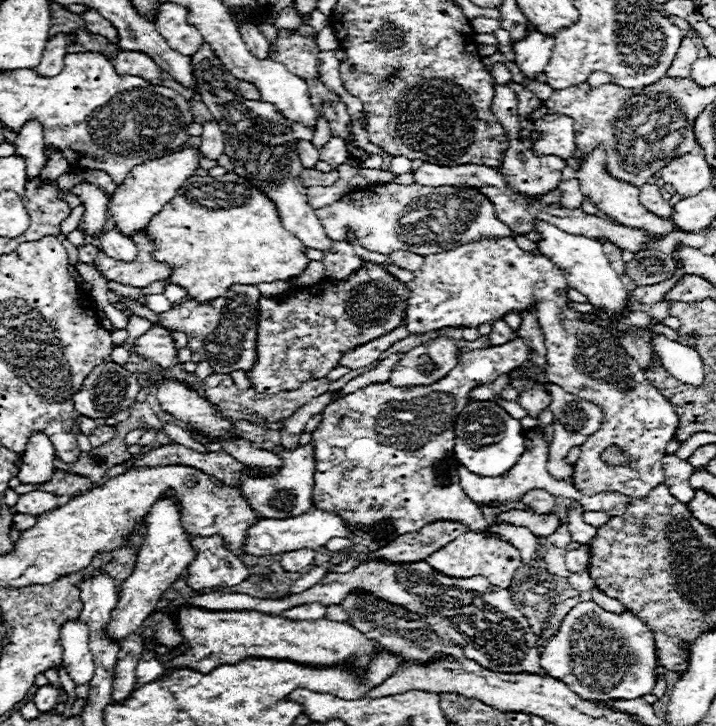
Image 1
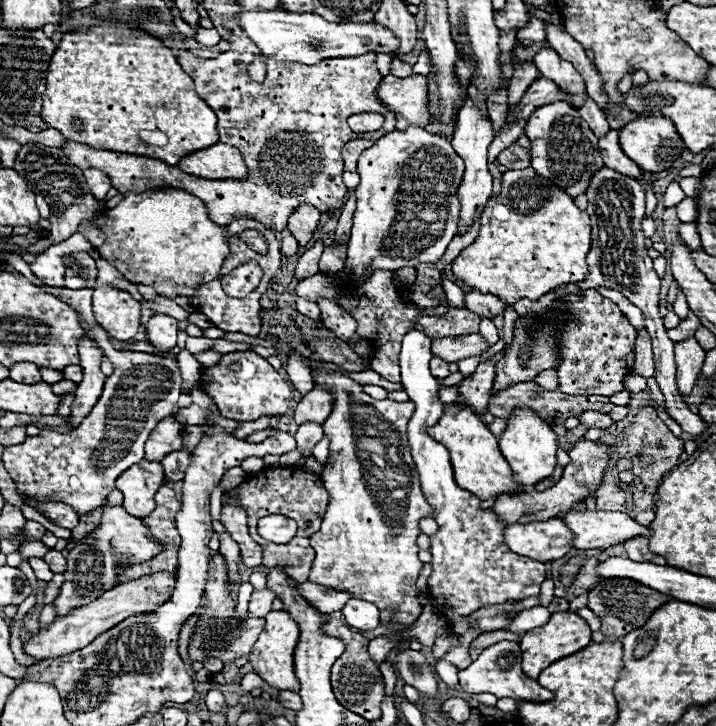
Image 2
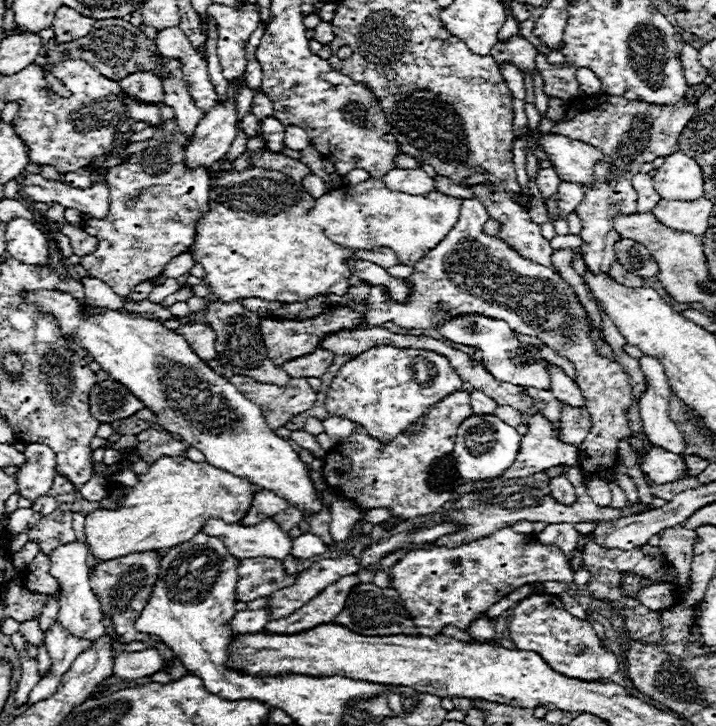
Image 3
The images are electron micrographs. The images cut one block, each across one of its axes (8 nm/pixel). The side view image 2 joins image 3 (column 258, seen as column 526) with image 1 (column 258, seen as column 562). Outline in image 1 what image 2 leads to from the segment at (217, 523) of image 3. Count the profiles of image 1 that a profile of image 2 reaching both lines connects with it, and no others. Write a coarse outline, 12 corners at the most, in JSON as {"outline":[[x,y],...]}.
{"outline":[[312,508],[286,520],[260,518],[242,552],[272,556],[318,550],[366,532]]}

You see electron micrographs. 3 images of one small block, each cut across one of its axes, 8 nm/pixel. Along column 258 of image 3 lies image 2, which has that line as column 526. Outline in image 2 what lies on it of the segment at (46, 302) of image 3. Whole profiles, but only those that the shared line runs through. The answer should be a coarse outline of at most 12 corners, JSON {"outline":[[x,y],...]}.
{"outline":[[518,408],[498,436],[520,486],[556,468],[558,438]]}

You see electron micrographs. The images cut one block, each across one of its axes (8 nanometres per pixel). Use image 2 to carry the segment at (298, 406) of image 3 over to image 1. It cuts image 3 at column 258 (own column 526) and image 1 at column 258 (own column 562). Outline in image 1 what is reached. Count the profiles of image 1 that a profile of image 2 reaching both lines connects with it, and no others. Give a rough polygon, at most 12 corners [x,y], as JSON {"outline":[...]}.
{"outline":[[210,374],[202,392],[222,414],[280,422],[330,380],[310,380],[272,396],[240,390],[228,374]]}

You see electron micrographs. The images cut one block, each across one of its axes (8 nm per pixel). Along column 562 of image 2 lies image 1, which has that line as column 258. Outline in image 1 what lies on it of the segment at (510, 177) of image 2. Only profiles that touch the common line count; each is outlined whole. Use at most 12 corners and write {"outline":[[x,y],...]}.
{"outline":[[182,190],[150,220],[170,282],[210,302],[310,260],[250,190],[206,210]]}

